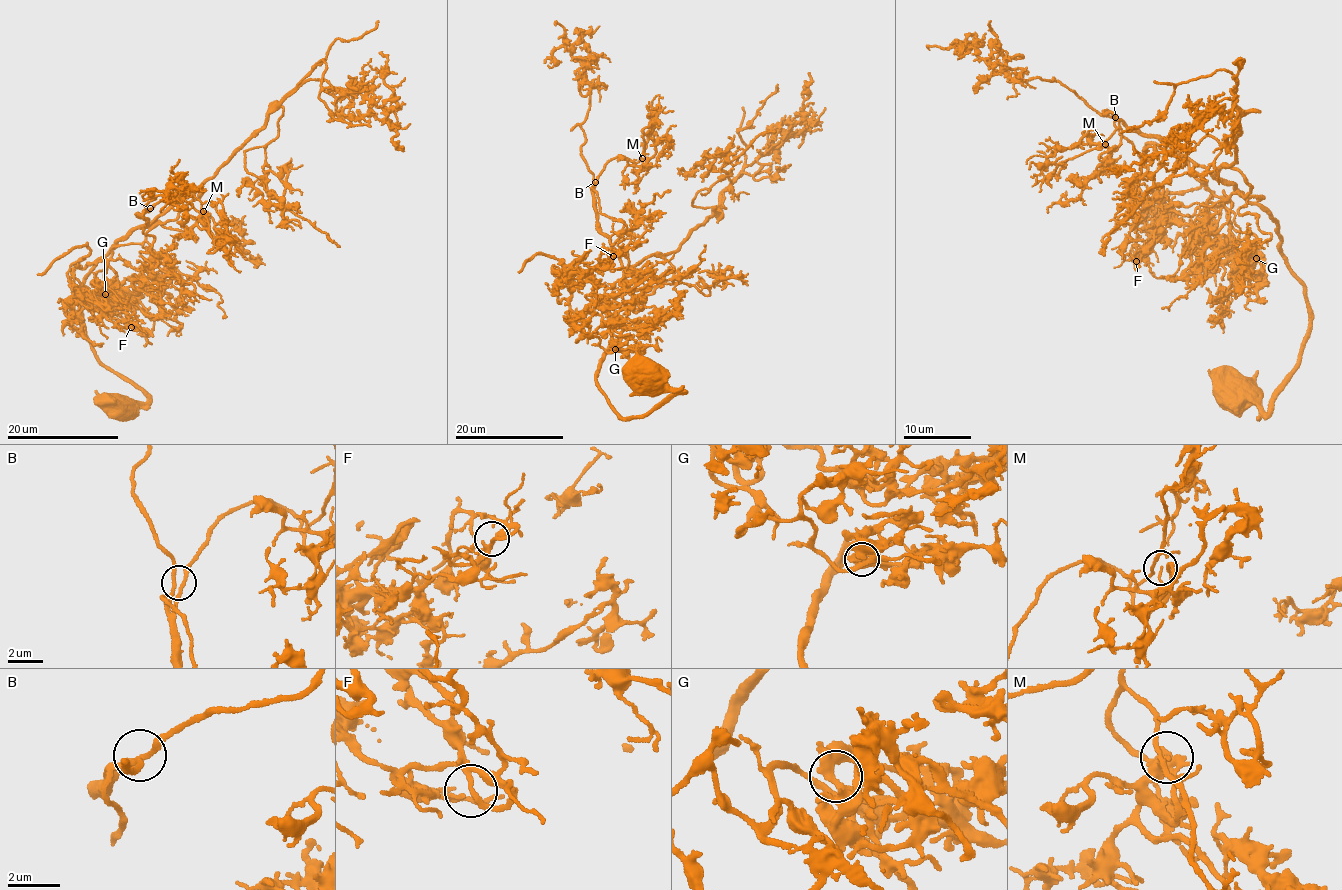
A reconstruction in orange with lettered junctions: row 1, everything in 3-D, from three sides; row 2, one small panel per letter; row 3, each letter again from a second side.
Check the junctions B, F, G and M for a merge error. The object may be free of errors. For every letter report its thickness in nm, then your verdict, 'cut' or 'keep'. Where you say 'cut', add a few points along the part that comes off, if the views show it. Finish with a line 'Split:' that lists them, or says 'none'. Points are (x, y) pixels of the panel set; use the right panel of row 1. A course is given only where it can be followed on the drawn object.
B: 150 nm thick; keep
F: 150 nm thick; cut; foreign part runs (1136, 261), (1151, 241), (1173, 246), (1205, 229), (1219, 206), (1230, 252), (1246, 247), (1262, 259), (1251, 310)
G: 240 nm thick; keep
M: 120 nm thick; keep
Split: F

